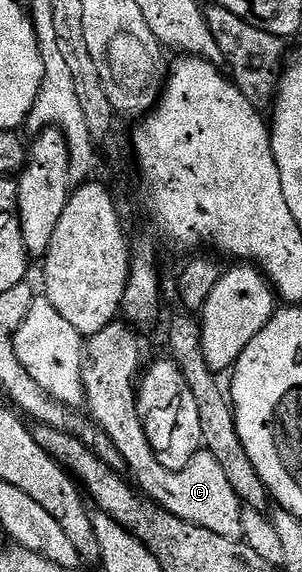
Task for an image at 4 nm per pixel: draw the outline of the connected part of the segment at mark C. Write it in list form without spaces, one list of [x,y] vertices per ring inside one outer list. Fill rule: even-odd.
[[[117,319],[111,325],[102,327],[102,331],[87,338],[82,354],[84,399],[91,420],[95,421],[102,431],[106,431],[106,435],[110,435],[114,447],[118,447],[118,455],[122,455],[124,469],[132,472],[131,480],[145,498],[153,502],[156,500],[155,504],[159,508],[186,523],[206,527],[206,531],[214,531],[214,535],[222,535],[222,539],[241,540],[244,535],[244,507],[234,487],[230,487],[230,482],[214,455],[206,451],[198,452],[182,471],[166,471],[166,467],[158,463],[136,410],[137,381],[141,372],[140,341],[136,336],[138,333],[133,326]]]

